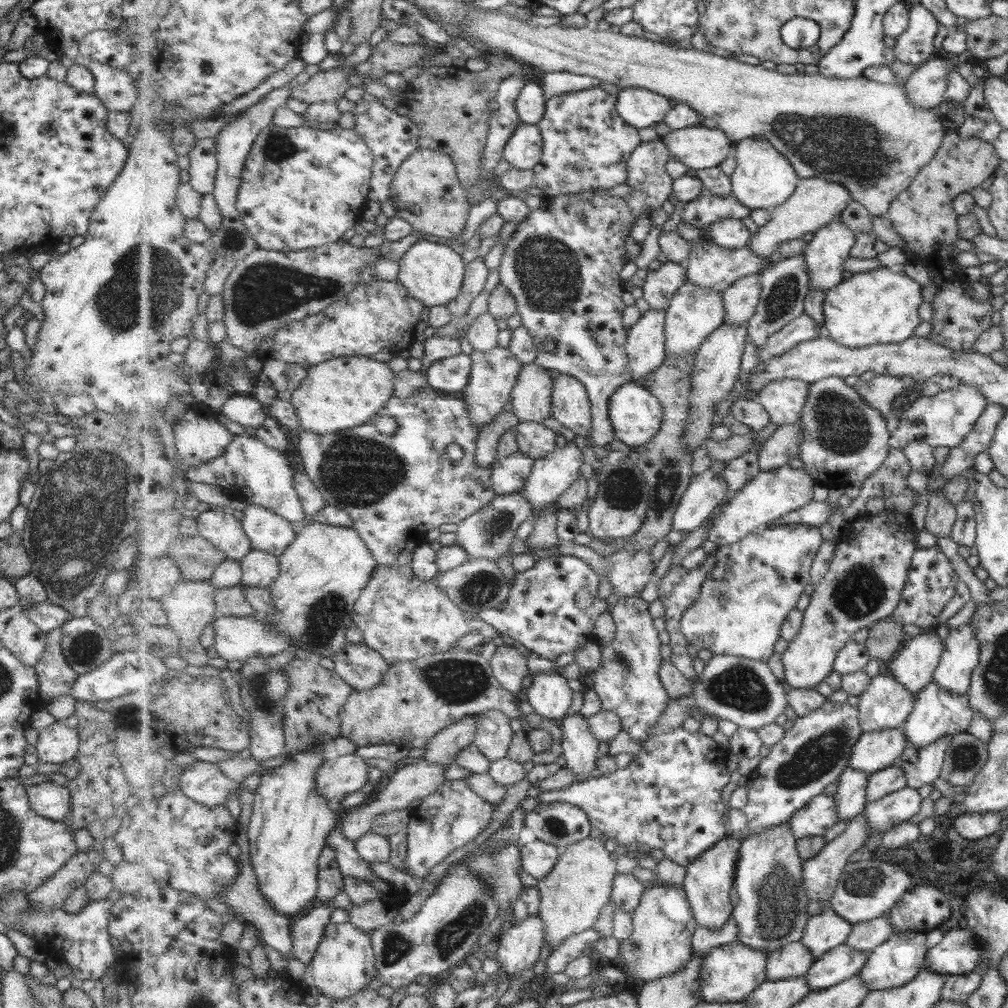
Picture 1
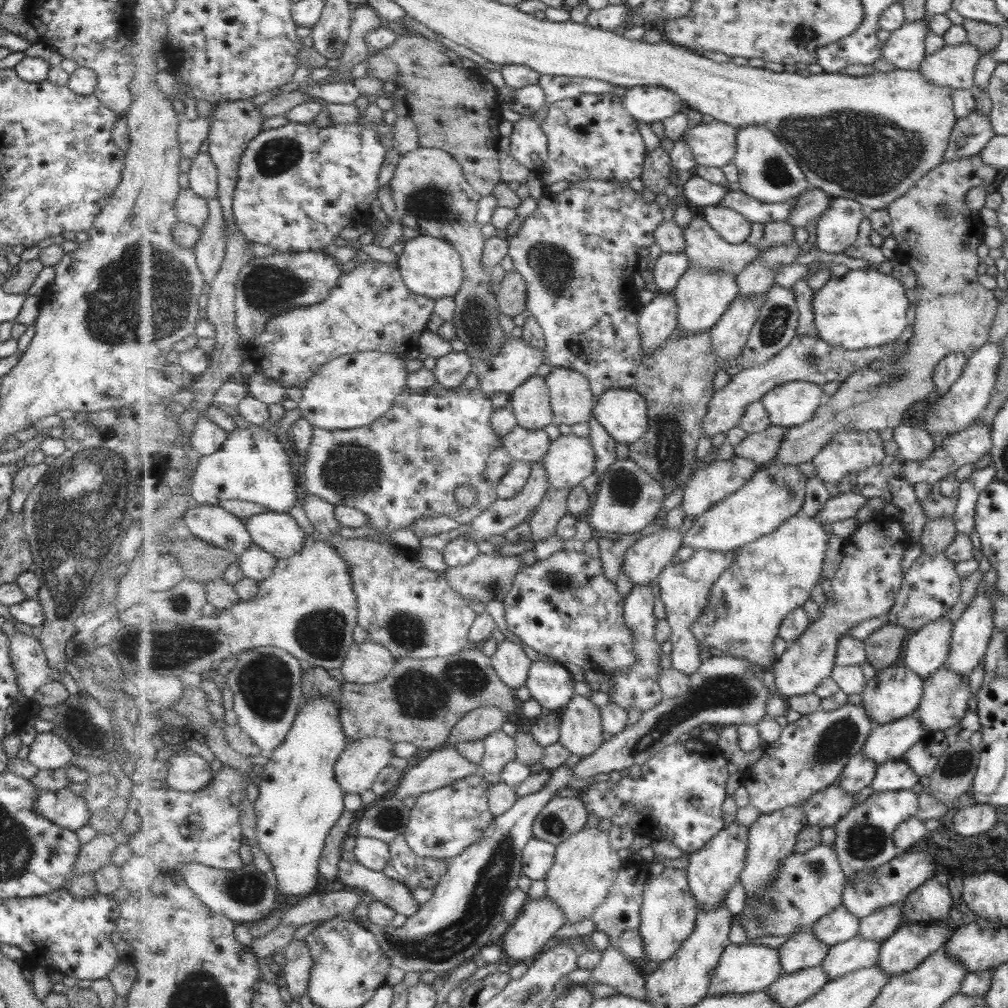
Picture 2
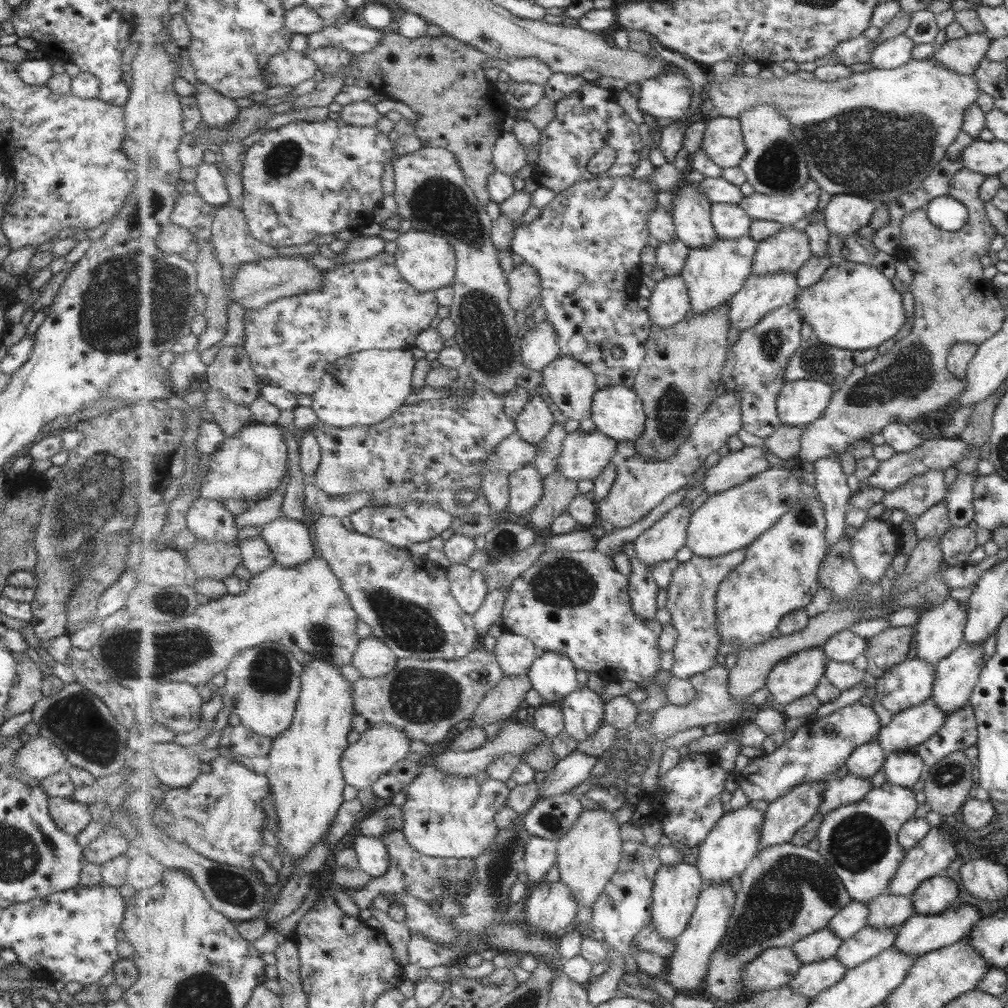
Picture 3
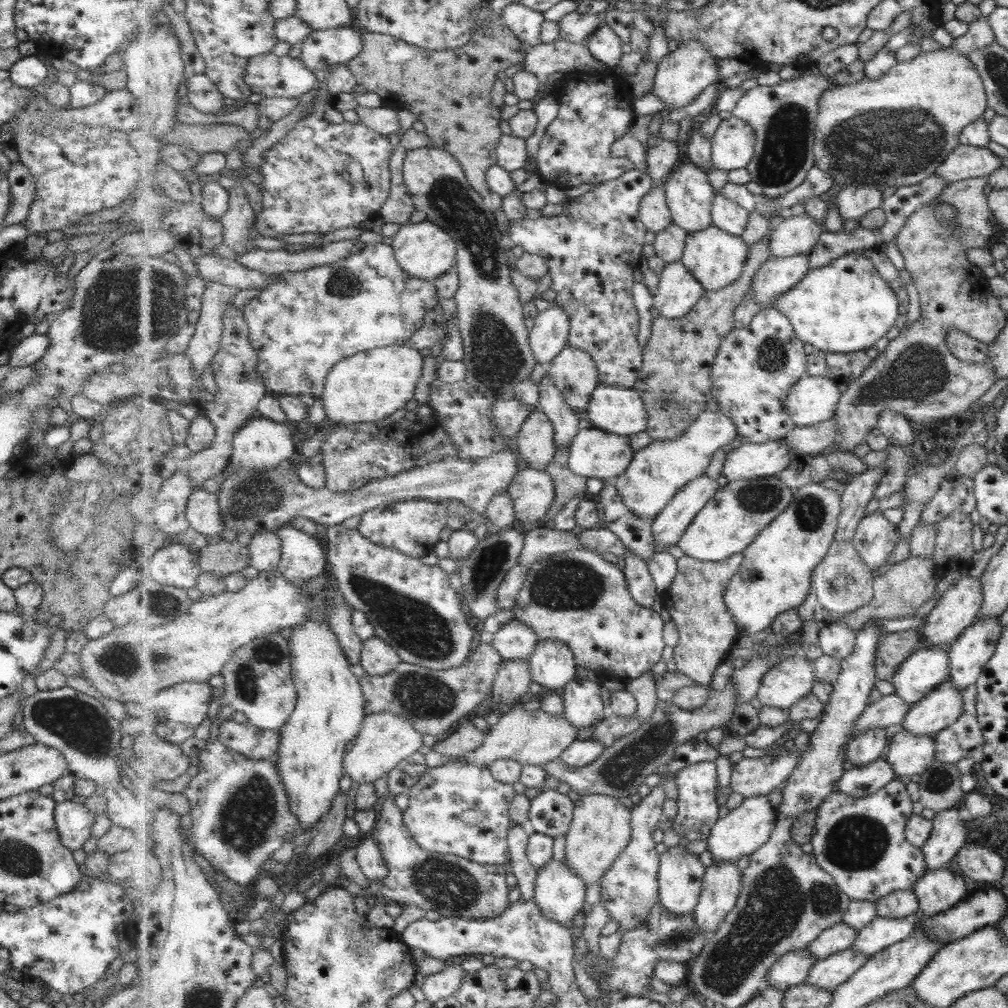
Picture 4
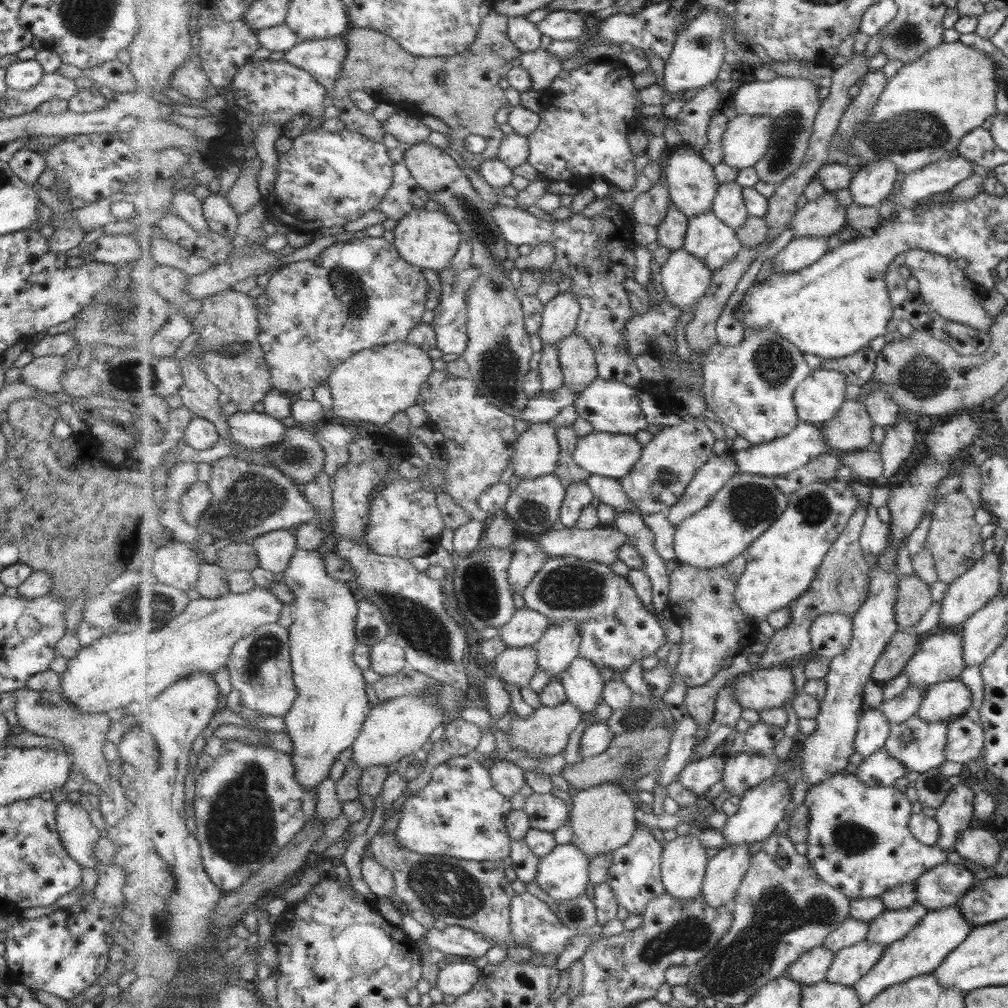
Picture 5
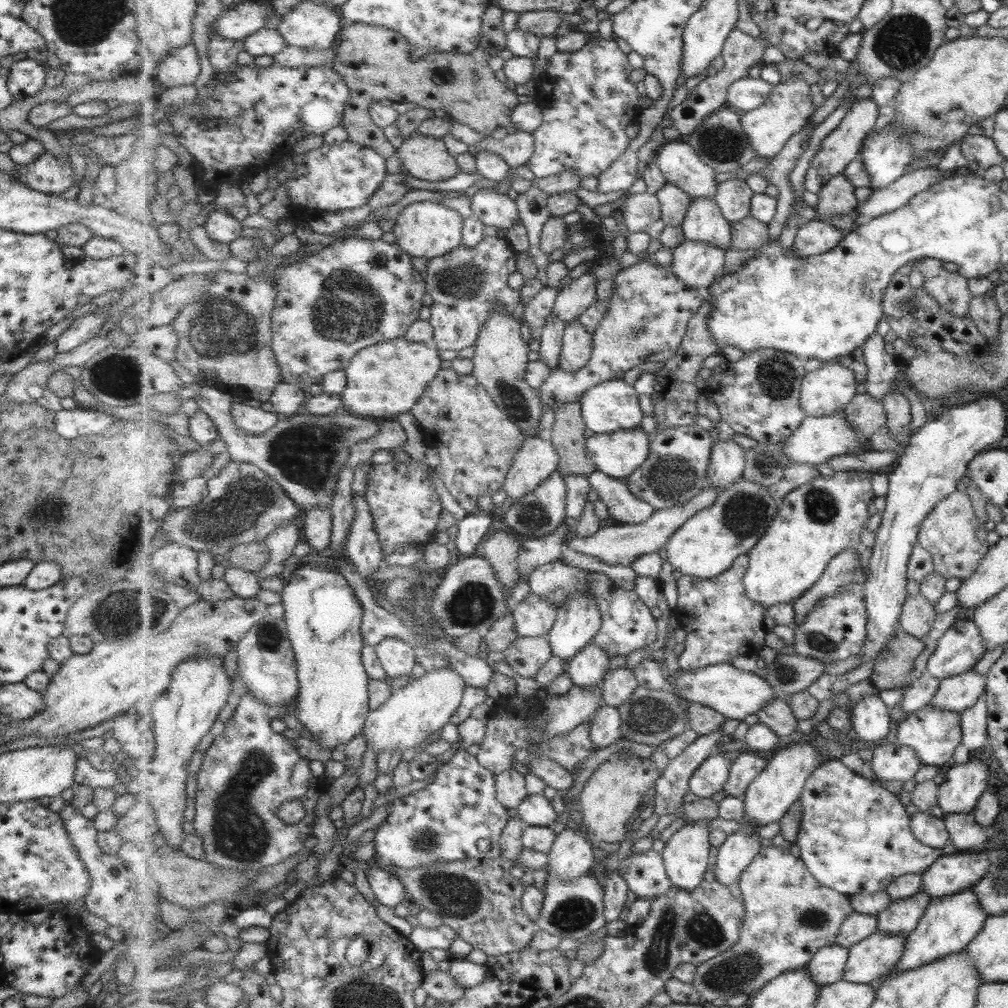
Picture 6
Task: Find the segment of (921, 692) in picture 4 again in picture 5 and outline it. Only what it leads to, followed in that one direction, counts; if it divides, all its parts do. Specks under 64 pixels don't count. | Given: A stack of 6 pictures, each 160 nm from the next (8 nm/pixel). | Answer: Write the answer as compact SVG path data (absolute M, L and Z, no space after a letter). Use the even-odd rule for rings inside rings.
M946 628L943 632L939 632L939 634L931 635L922 644L922 647L908 662L905 674L909 678L909 686L920 688L925 692L930 684L957 679L964 669L959 628Z

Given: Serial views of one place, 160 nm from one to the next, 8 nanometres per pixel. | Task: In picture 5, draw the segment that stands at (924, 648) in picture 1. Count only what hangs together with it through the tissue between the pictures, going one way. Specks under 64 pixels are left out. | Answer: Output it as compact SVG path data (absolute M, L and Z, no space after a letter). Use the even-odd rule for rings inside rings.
M987 552L972 565L970 570L963 572L957 579L948 583L946 593L939 604L939 622L946 628L959 628L963 622L984 607L998 593L1001 563L999 553Z

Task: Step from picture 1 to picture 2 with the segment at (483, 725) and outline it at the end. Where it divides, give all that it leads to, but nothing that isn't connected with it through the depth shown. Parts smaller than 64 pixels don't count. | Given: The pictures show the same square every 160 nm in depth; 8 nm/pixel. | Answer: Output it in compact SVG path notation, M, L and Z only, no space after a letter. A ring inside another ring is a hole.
M496 730L484 738L483 742L485 754L480 767L486 772L501 775L507 764L517 758L517 740L505 734L503 730Z

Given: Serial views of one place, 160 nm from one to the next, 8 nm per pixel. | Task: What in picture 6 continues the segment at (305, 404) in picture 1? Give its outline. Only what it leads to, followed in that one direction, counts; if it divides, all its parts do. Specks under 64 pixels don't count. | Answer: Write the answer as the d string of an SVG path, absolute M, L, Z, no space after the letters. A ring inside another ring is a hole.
M404 337L375 344L360 351L344 370L346 389L339 398L343 400L344 409L355 416L376 420L396 418L399 414L410 413L419 403L427 387L442 371L441 362L437 348L410 342Z

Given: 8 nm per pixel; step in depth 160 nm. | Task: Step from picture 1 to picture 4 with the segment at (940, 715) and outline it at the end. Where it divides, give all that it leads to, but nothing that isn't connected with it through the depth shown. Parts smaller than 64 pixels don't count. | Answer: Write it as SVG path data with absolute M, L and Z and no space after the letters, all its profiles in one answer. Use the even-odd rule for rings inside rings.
M997 617L978 618L970 627L948 646L949 681L959 692L970 684L974 684L978 674L982 671L987 659L993 654L1002 626Z

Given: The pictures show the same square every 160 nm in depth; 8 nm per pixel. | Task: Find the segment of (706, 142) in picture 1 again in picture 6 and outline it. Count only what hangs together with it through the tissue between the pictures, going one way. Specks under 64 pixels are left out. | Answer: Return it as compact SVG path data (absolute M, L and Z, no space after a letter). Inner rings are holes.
M791 77L774 86L772 95L766 98L765 104L742 115L743 130L747 132L758 157L773 159L790 142L789 140L810 122L815 110L816 107L811 101L811 84L801 77Z

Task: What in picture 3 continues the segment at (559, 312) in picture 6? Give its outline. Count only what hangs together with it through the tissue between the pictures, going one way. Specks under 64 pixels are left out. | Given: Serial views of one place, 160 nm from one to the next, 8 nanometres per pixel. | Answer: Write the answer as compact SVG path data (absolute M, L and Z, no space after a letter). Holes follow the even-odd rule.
M549 321L533 325L521 340L521 358L529 370L541 372L560 355L559 338Z

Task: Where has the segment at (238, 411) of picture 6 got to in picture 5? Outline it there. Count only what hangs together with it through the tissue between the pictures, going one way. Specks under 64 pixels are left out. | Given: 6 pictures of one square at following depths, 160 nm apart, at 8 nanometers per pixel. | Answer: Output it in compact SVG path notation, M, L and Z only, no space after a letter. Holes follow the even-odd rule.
M236 412L227 420L232 440L242 444L251 452L265 451L271 445L283 442L288 422L267 413Z

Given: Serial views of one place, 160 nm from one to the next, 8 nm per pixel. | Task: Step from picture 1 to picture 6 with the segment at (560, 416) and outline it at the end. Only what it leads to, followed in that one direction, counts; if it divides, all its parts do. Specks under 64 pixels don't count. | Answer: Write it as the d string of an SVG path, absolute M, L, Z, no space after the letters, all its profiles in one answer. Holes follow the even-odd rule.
M574 320L566 325L561 351L560 369L567 372L582 370L591 362L594 351L594 336L585 325Z

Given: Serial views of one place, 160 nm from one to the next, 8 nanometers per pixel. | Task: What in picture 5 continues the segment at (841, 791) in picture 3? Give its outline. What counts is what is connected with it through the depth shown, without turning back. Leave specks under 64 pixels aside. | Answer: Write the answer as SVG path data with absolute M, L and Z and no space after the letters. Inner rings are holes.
M886 748L865 757L857 766L855 775L863 784L871 788L890 787L903 776L907 776L908 768L898 758L895 758Z

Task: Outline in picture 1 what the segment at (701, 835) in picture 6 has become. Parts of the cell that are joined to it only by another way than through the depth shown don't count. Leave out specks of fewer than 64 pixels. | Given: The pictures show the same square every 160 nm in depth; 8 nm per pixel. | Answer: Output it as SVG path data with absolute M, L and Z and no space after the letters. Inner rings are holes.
M662 882L654 888L646 888L632 917L633 932L627 940L619 942L616 965L635 987L669 976L693 960L694 932L699 924L685 889Z

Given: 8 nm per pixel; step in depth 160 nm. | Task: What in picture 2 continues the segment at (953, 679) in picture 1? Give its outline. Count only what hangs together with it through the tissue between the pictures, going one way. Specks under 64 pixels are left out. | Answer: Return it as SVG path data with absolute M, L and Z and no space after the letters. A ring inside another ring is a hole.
M987 595L973 596L961 616L952 624L952 639L943 665L965 679L971 670L981 662L993 635L994 623L991 613L993 613L991 597Z

